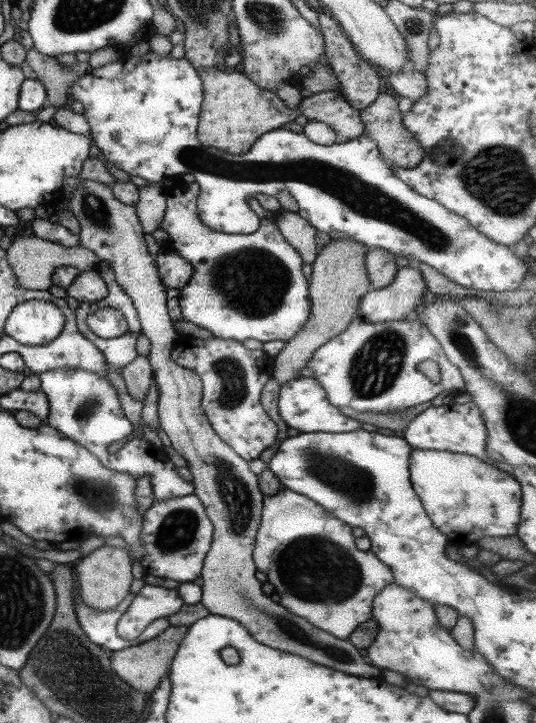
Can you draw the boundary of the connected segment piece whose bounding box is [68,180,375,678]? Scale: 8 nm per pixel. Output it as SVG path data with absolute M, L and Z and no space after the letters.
M79 180L77 182L68 204L80 226L78 233L79 245L89 250L99 260L105 261L114 270L115 282L123 288L134 304L140 324L140 333L146 336L150 342L148 361L153 370L152 375L158 390L156 402L159 426L168 436L173 450L185 459L186 468L191 472L194 486L192 493L201 501L208 519L212 522L212 541L205 553L198 581L201 589L200 603L208 610L208 614L217 614L236 620L251 635L253 640L259 641L259 644L264 644L275 651L295 653L297 656L303 657L305 660L311 660L311 662L327 669L333 668L350 676L369 678L371 672L375 672L375 668L371 668L371 665L367 666L363 662L361 655L357 653L357 648L347 642L346 639L335 638L328 632L309 624L304 618L291 614L279 602L274 603L271 601L261 591L261 583L255 579L256 566L252 559L252 552L261 522L262 498L264 495L258 489L257 477L249 471L247 461L239 458L214 433L205 418L200 407L200 400L202 399L200 378L193 371L177 366L170 359L170 350L179 336L173 328L171 318L167 315L167 308L165 307L166 288L158 277L154 265L155 260L147 252L143 242L144 232L135 214L135 208L115 200L110 186L101 184L101 182L92 182L91 180Z

